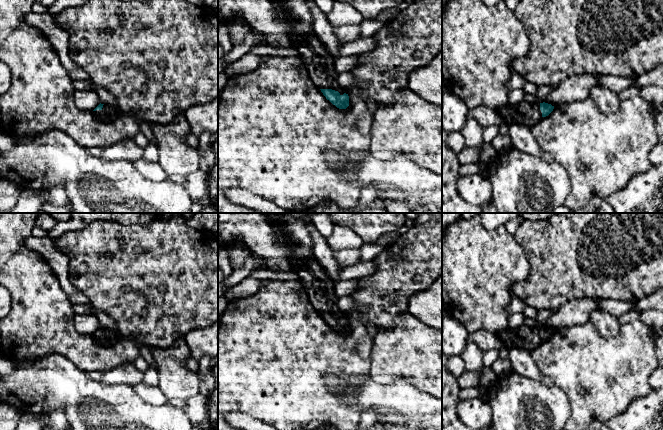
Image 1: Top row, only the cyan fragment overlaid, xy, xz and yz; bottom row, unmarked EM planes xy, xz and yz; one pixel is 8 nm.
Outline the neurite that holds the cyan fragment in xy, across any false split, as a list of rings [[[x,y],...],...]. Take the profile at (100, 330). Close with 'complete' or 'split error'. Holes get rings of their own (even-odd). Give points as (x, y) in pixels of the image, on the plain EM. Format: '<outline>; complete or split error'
[[[101,327],[93,334],[93,338],[103,346],[111,346],[116,342],[114,335],[109,330]]]; split error

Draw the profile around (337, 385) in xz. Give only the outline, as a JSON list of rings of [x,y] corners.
[[[328,375],[325,377],[327,387],[338,395],[344,395],[346,388],[345,380],[336,376]]]

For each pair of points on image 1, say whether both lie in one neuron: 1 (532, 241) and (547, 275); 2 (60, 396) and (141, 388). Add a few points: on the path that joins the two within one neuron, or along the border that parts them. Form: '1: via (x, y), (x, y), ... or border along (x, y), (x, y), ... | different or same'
1: via (540, 249), (547, 256), (547, 267) | same
2: border along (132, 386), (141, 398), (152, 404) | different

